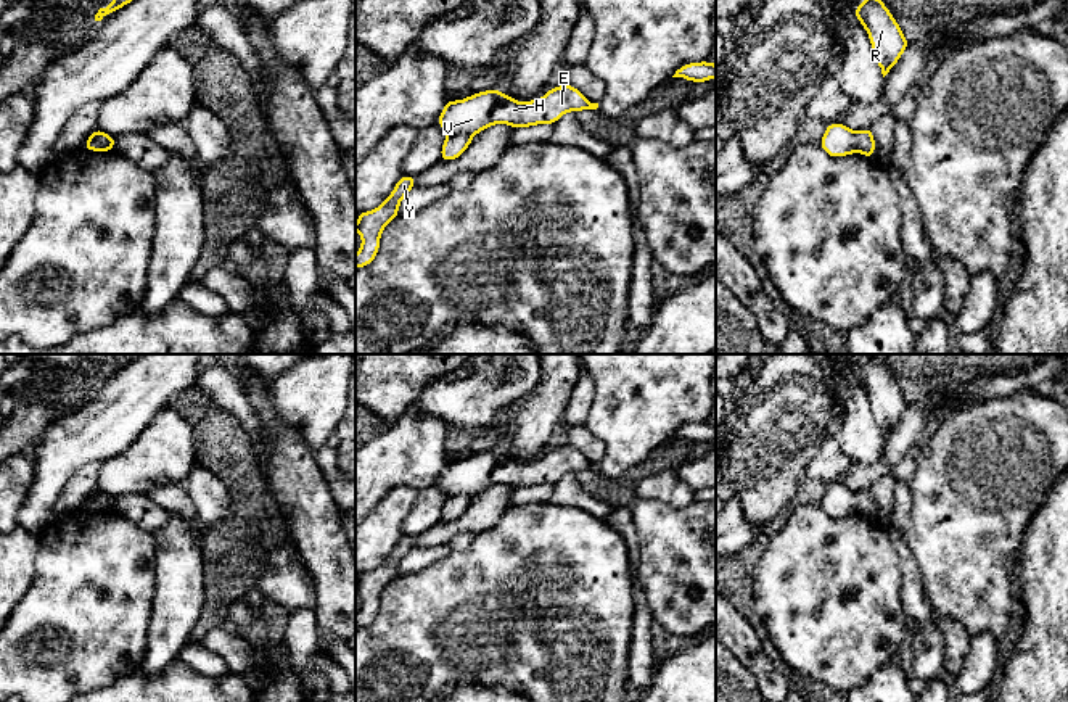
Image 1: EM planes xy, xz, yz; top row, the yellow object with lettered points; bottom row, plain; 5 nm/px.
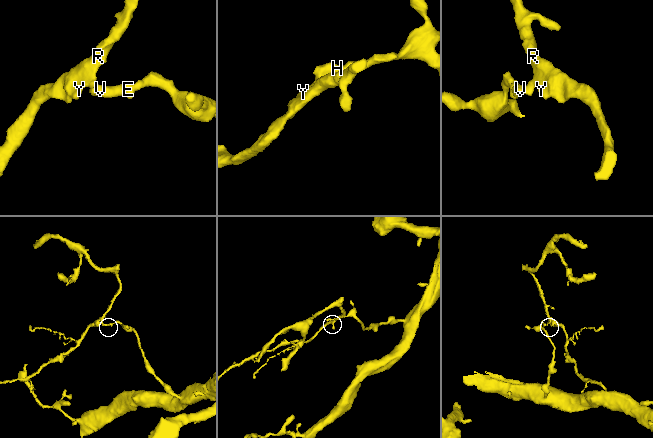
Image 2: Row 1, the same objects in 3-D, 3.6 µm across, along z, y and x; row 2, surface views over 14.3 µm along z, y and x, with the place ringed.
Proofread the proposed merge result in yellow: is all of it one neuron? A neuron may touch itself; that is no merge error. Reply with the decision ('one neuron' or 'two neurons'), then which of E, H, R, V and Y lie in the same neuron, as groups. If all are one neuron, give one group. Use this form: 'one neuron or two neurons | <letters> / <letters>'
two neurons | E H V / R Y

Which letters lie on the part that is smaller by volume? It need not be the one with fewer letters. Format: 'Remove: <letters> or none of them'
Remove: R, Y

